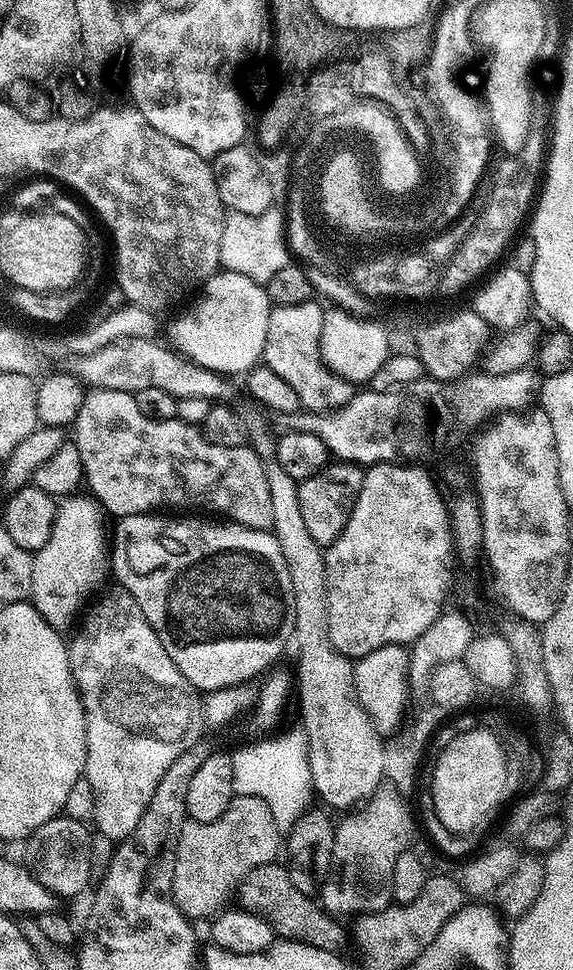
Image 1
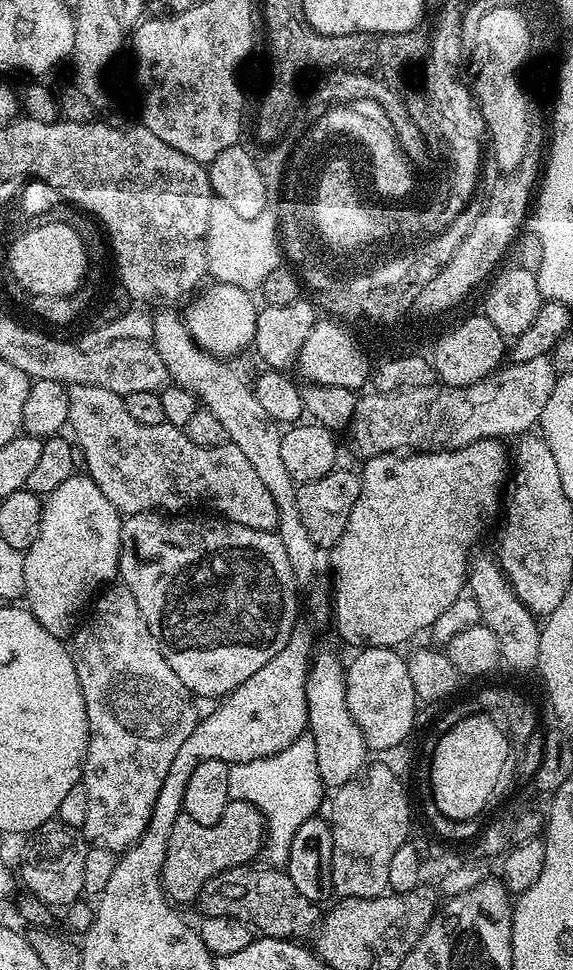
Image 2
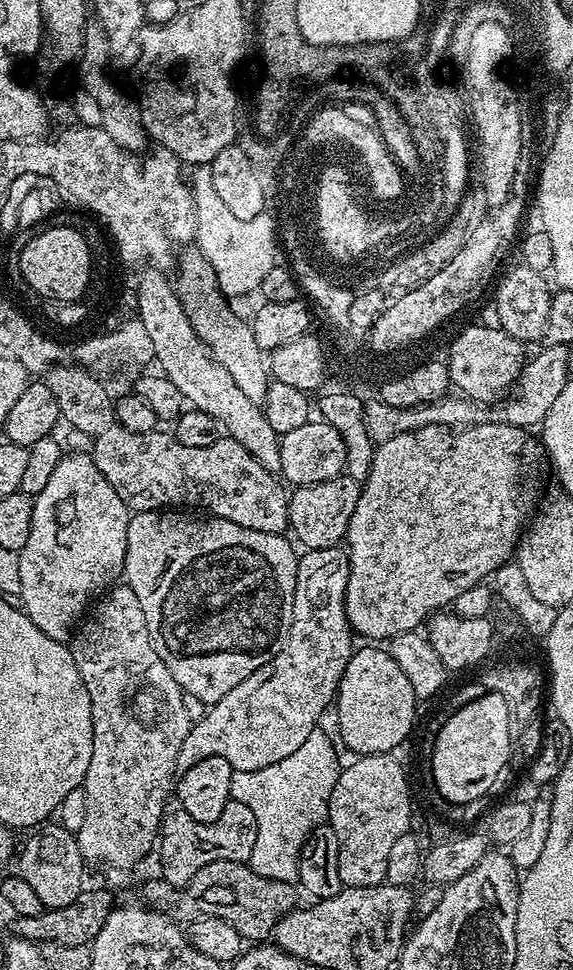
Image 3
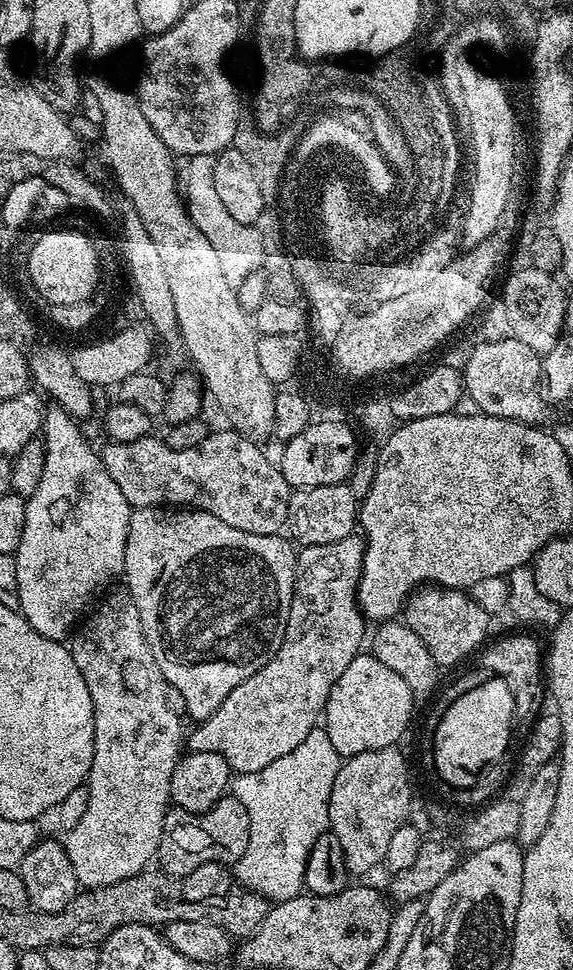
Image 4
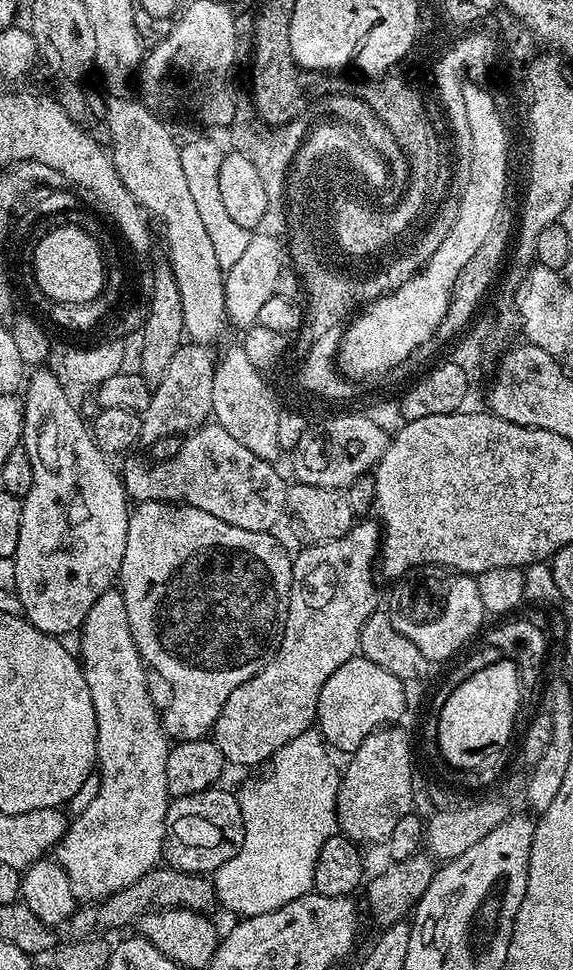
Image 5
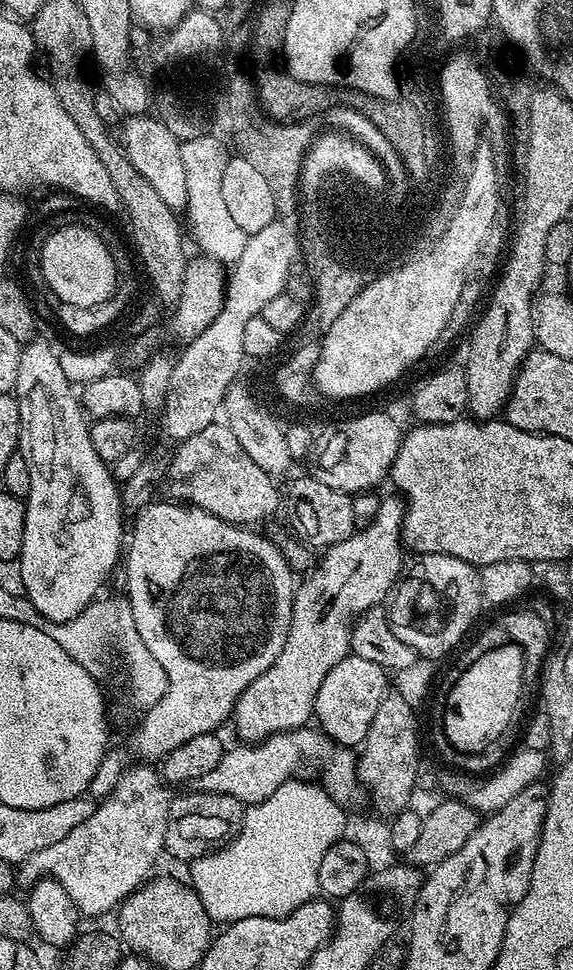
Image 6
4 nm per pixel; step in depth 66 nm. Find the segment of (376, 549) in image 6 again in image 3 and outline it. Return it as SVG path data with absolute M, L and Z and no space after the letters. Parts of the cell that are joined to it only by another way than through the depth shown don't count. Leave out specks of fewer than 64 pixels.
M343 547L309 548L297 559L296 585L294 586L294 614L292 615L290 634L286 638L282 650L278 654L274 654L274 658L270 658L270 662L266 662L266 666L254 670L254 674L250 674L250 678L246 678L246 682L238 682L238 686L234 686L234 690L230 690L230 694L226 694L226 698L222 698L218 703L211 705L211 707L205 711L208 713L206 713L201 720L197 719L195 723L193 723L192 729L186 734L186 742L182 742L182 750L178 750L178 762L176 763L177 773L190 770L190 766L194 766L194 762L202 762L202 758L210 758L211 756L226 758L230 762L230 766L237 772L262 770L266 766L274 766L274 762L282 762L282 758L290 758L290 754L294 754L294 750L298 750L298 746L302 746L302 742L306 742L306 738L310 738L310 734L317 731L319 724L316 723L323 718L324 711L326 711L327 708L329 711L336 694L336 688L340 684L342 674L346 670L346 666L350 662L354 651L354 643L352 644L352 640L354 641L354 633L348 621L346 610L344 609L347 581L348 558Z

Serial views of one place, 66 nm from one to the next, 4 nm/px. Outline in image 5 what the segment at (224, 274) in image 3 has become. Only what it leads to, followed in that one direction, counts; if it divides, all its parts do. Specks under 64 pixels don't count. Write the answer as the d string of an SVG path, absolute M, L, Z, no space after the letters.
M192 140L180 149L182 170L186 174L190 194L198 206L198 215L202 217L202 222L206 226L206 234L210 234L210 243L214 246L214 254L218 254L221 268L227 270L245 253L250 232L230 219L230 213L222 203L222 193L218 191L218 169L222 167L222 158L225 154L225 149L220 149L220 144L216 140Z

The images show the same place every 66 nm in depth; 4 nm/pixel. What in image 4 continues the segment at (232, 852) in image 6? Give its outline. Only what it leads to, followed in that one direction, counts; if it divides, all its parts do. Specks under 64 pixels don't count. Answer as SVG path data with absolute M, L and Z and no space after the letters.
M290 750L290 754L278 758L278 762L270 762L266 770L239 773L231 781L230 792L246 806L250 818L246 854L234 864L236 883L269 902L301 895L306 858L311 850L308 845L308 764L304 764L304 750Z

